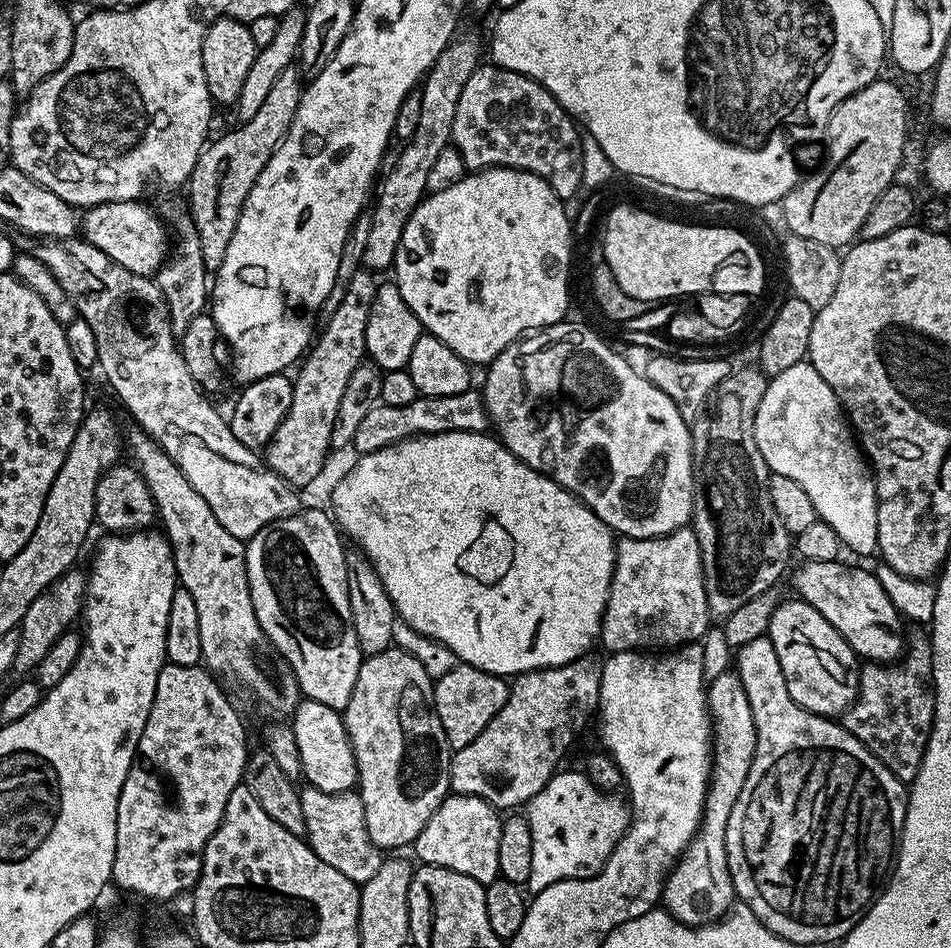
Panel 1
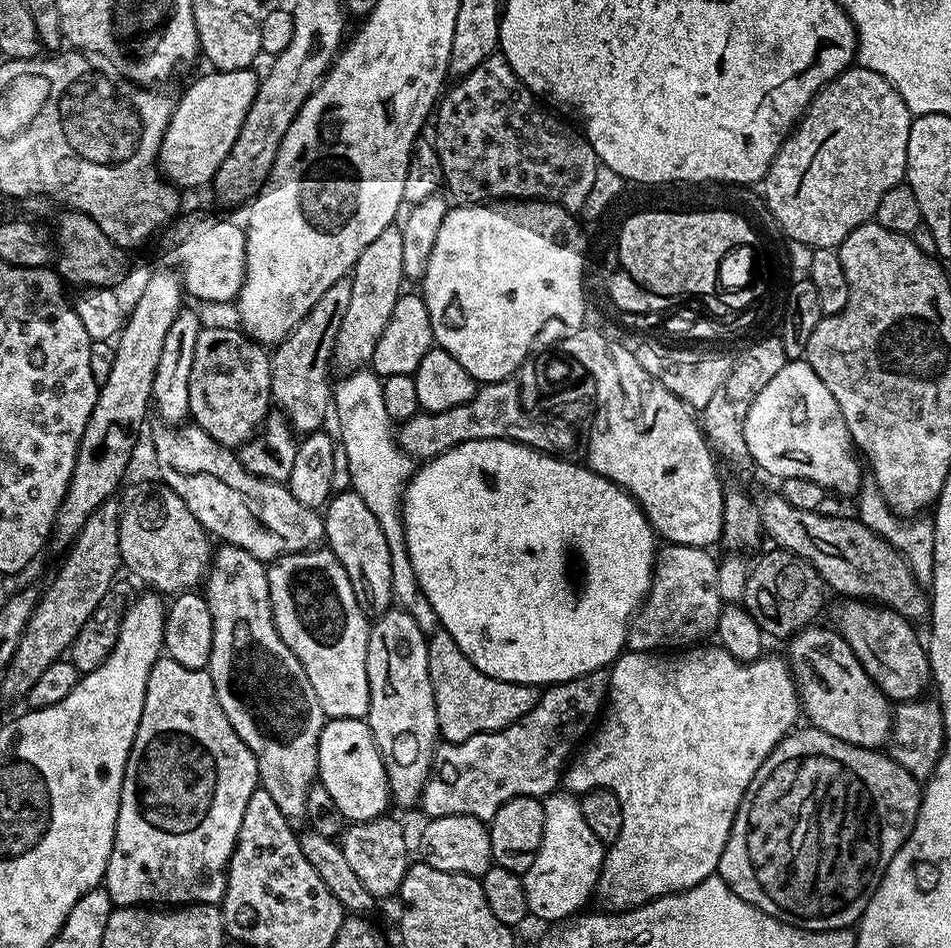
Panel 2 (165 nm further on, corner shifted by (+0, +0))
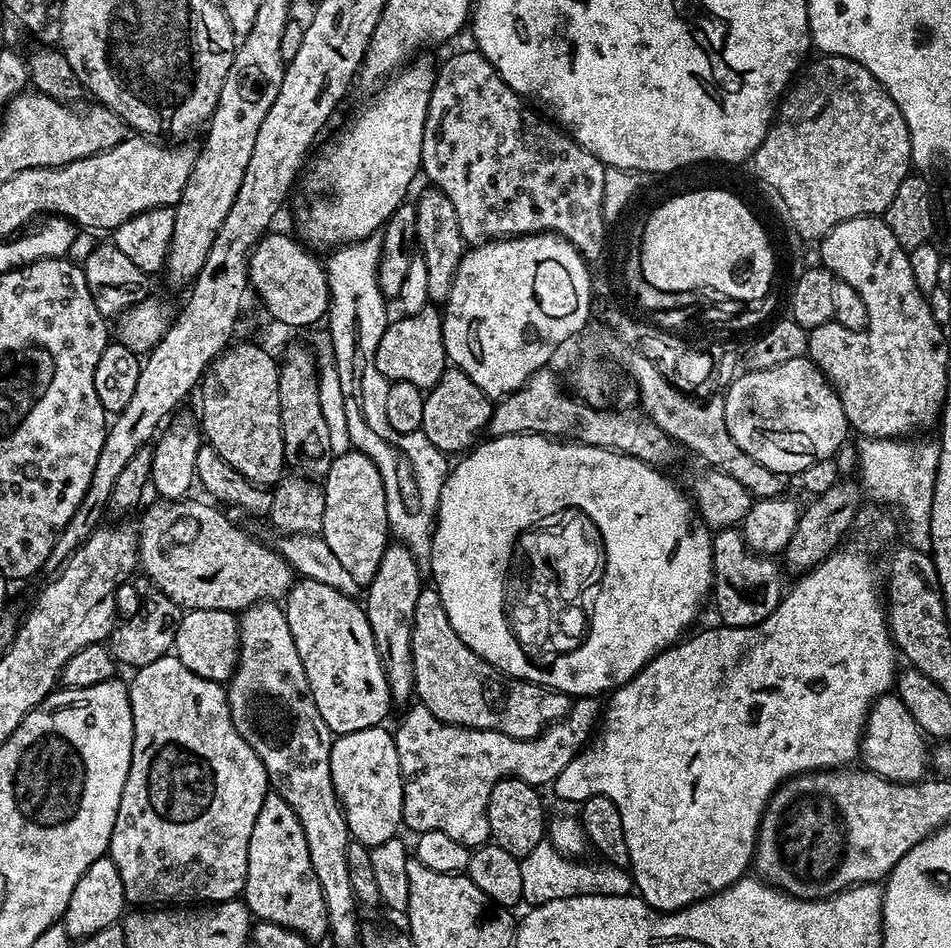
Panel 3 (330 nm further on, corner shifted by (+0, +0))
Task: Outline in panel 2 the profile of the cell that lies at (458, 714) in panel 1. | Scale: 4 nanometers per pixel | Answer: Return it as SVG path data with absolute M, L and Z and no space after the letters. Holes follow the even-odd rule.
M437 630L428 636L428 669L430 670L430 686L434 686L434 706L438 714L439 735L449 744L461 744L466 738L477 736L483 732L500 732L506 726L518 722L522 714L526 714L538 702L541 689L534 684L515 684L498 678L490 678L490 674L482 674L462 654L458 642L450 638L450 634Z

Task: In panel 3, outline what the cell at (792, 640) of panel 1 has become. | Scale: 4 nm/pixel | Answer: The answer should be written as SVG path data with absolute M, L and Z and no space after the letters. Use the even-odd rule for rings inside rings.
M895 694L879 696L868 712L868 721L864 724L864 735L860 738L859 759L864 760L863 767L890 782L914 784L925 779L930 768L930 748L926 737L914 722L910 710L906 710L900 697Z

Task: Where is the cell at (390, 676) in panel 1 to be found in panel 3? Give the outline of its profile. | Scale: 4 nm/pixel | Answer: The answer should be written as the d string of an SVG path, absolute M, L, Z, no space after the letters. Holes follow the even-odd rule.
M399 542L389 543L382 554L382 562L378 562L378 574L374 574L371 584L367 585L368 604L366 611L370 630L374 634L374 646L378 650L378 658L382 662L382 670L386 674L388 689L392 695L393 705L407 705L414 696L414 662L412 661L412 627L414 626L414 606L418 606L422 573L418 562L410 554L410 550Z

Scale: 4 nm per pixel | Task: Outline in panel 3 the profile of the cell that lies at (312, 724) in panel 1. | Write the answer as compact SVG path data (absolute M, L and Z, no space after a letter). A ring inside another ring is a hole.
M387 727L367 728L354 730L354 734L336 736L330 750L330 774L332 785L336 791L336 798L340 807L344 809L344 817L348 823L348 835L360 844L365 844L368 849L378 847L382 842L393 839L396 831L401 831L402 817L404 815L404 783L398 762L396 738Z

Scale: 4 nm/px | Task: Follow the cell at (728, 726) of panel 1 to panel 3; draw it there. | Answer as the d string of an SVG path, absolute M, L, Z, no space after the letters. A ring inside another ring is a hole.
M739 527L721 528L712 538L712 591L719 623L730 628L745 628L762 622L780 604L782 568L771 555L760 555L748 548Z

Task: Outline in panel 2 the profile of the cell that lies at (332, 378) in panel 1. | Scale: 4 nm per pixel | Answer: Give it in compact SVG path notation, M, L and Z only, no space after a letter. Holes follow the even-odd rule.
M394 222L362 254L358 254L358 262L350 273L352 281L351 299L342 326L339 327L338 338L334 346L332 360L335 367L360 370L371 361L374 346L378 346L378 338L382 338L382 330L386 330L386 322L390 322L390 313L394 310L394 302L402 295L406 277L402 262L402 228Z

